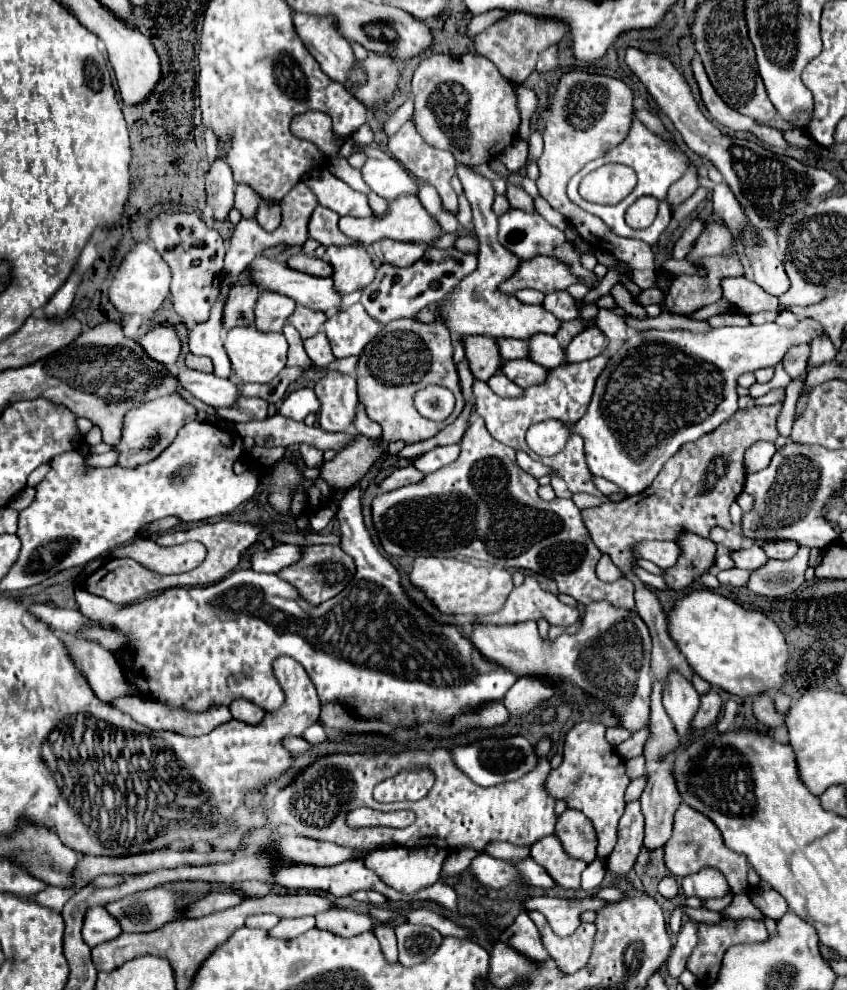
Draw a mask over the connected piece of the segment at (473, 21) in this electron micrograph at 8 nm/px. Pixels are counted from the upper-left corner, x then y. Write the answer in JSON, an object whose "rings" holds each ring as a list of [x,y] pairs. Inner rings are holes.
{"rings":[[[491,10],[487,14],[479,14],[479,16],[469,16],[467,26],[465,26],[465,36],[475,36],[477,32],[481,32],[483,28],[487,28],[487,24],[493,24],[499,18],[505,18],[505,12],[499,10]]]}

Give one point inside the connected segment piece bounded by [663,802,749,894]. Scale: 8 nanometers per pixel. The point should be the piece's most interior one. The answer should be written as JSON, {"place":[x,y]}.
{"place":[696,843]}

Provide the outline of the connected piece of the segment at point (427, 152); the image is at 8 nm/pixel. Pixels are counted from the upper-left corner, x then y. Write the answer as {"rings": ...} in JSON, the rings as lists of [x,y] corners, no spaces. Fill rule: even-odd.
{"rings":[[[411,120],[405,122],[405,126],[401,126],[401,130],[389,138],[387,148],[389,148],[389,152],[393,154],[393,158],[399,160],[399,162],[403,164],[403,168],[405,168],[409,174],[413,174],[413,176],[419,178],[419,180],[429,182],[429,184],[437,190],[437,194],[439,194],[439,198],[441,198],[441,202],[443,202],[443,210],[447,210],[447,212],[451,212],[451,214],[457,214],[457,208],[459,208],[459,204],[457,204],[457,194],[453,192],[453,188],[451,188],[451,184],[449,184],[449,180],[455,176],[455,170],[457,170],[457,162],[455,162],[455,158],[451,156],[451,152],[431,148],[431,146],[419,136],[419,132],[417,132],[417,128],[415,128],[415,124],[413,124]]]}

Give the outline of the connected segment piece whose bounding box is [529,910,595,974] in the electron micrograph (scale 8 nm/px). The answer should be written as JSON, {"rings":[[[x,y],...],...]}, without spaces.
{"rings":[[[529,912],[531,920],[537,924],[541,932],[541,940],[545,948],[549,950],[551,958],[559,966],[563,974],[573,974],[579,968],[583,968],[591,956],[591,946],[593,946],[593,936],[595,936],[595,923],[583,922],[575,930],[573,936],[559,938],[553,934],[547,918],[539,912]]]}

